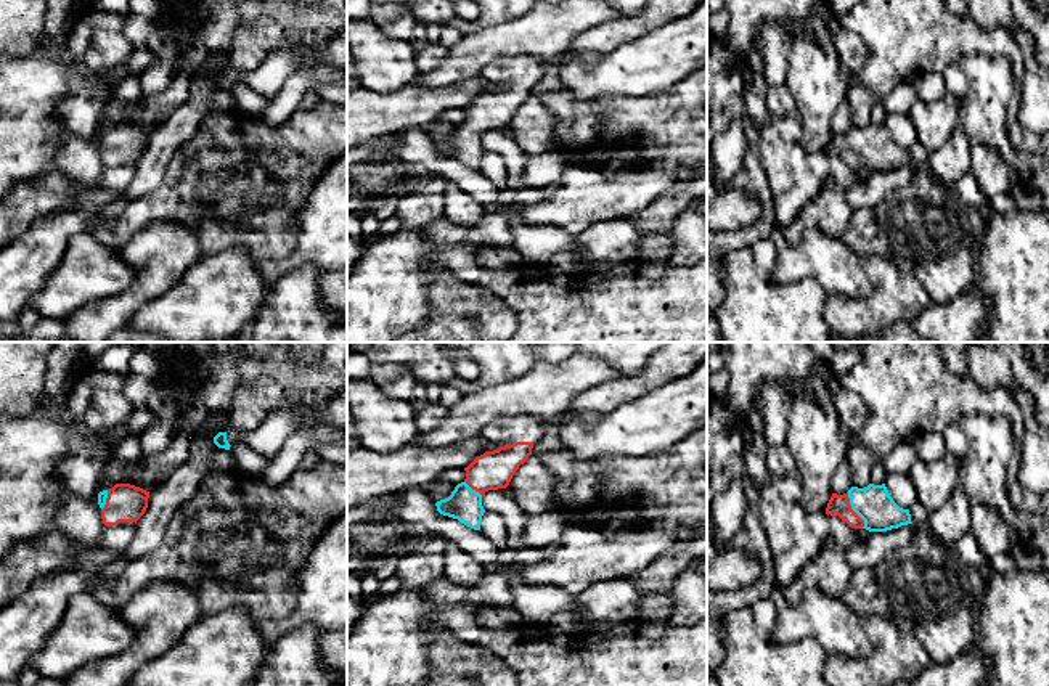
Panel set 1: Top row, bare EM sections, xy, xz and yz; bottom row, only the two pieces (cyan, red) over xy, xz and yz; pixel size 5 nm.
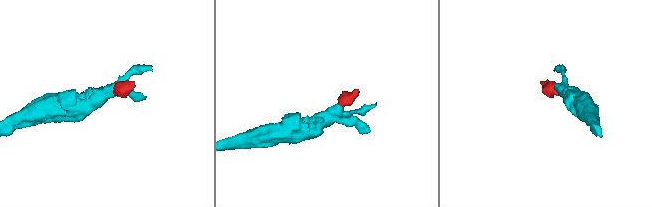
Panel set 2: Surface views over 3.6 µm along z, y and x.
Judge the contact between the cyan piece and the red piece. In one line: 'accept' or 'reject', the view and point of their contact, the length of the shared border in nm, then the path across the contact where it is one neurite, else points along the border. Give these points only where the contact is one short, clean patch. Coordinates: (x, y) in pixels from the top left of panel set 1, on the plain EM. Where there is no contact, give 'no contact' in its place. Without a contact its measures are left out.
accept; meets cyan in yz at (852, 148); contact 200 nm long; runs through yz (873, 143), (868, 148), (852, 148), (839, 145)

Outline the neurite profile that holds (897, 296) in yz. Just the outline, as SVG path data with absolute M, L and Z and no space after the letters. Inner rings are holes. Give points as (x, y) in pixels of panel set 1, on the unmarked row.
M859 255L861 265L869 276L872 292L864 299L829 296L824 318L832 334L843 336L855 342L864 334L879 334L898 321L912 323L930 304L927 289L916 276L896 267L884 255Z

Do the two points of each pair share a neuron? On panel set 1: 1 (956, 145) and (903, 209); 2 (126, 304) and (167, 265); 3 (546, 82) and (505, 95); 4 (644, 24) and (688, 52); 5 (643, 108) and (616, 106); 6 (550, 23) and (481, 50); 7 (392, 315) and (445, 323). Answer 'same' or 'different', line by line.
1: different
2: same
3: different
4: different
5: same
6: same
7: different

